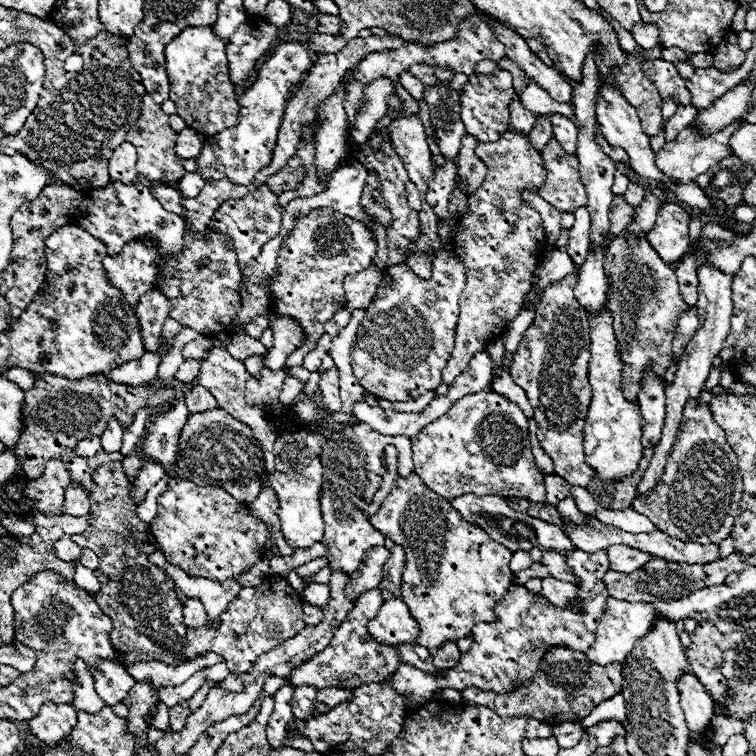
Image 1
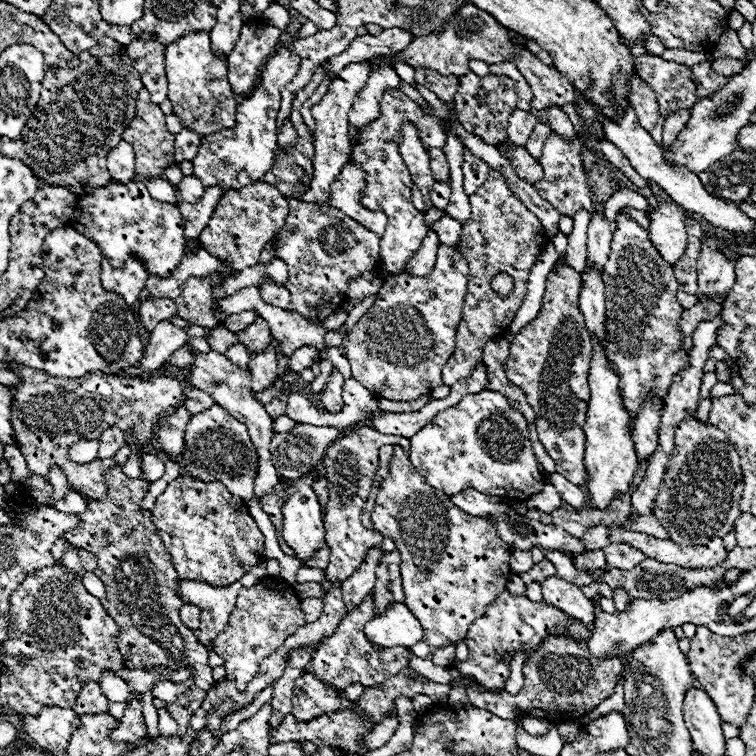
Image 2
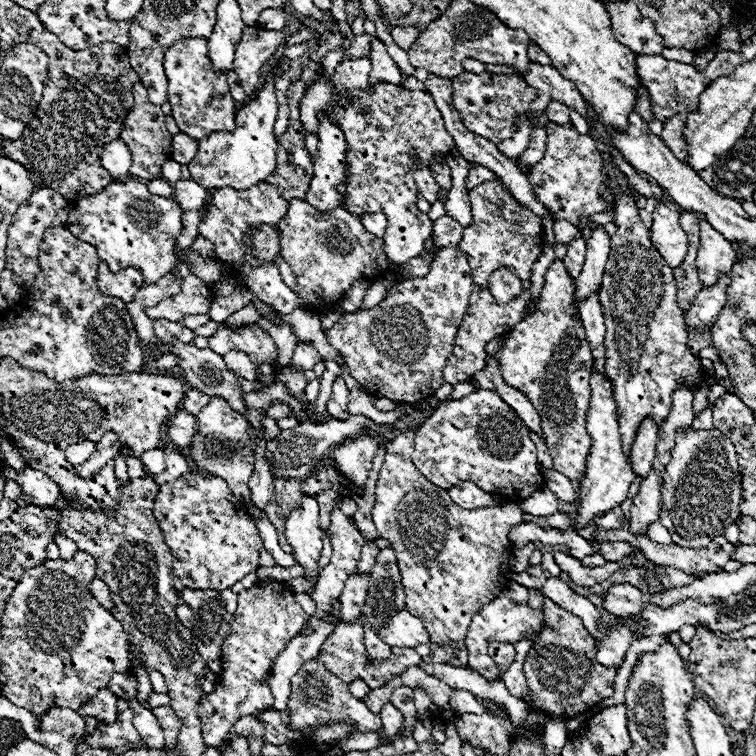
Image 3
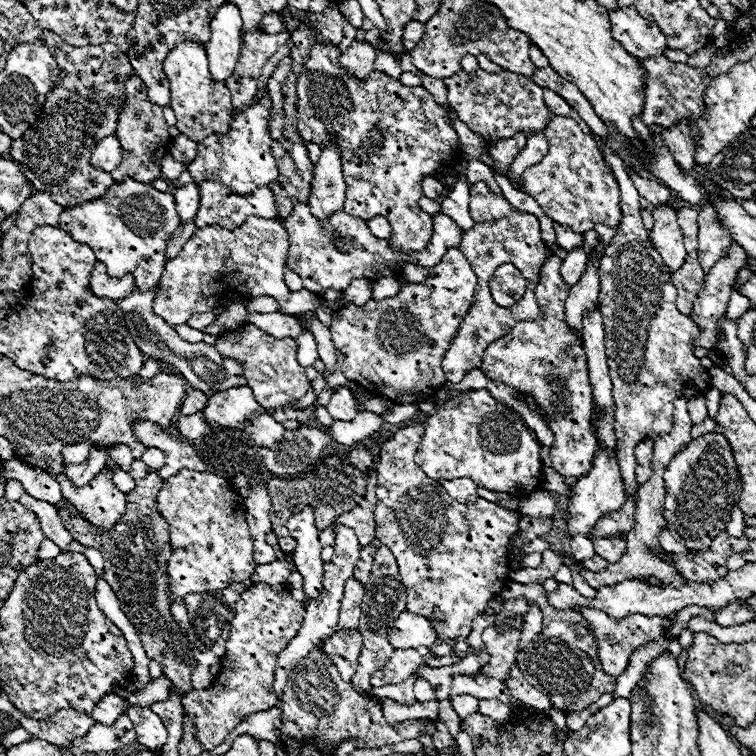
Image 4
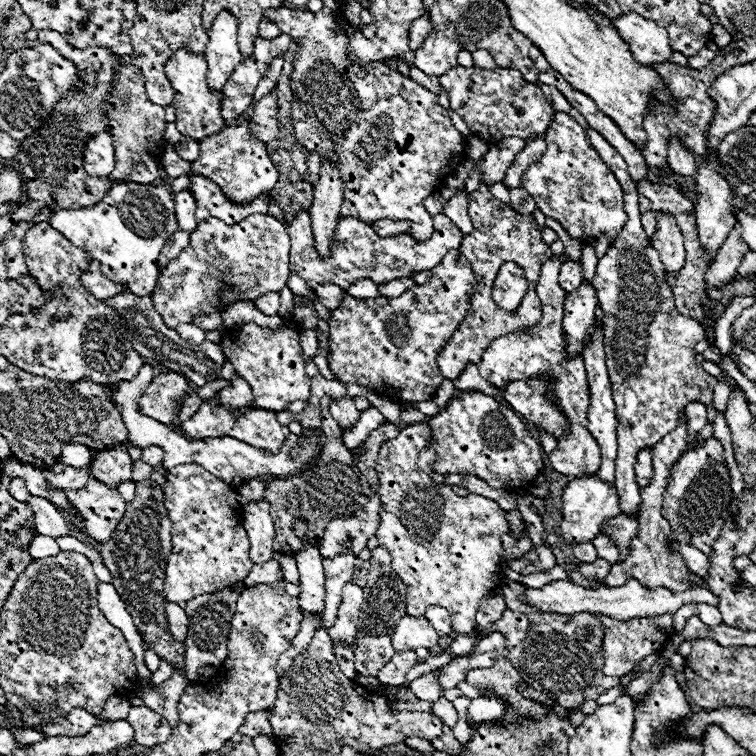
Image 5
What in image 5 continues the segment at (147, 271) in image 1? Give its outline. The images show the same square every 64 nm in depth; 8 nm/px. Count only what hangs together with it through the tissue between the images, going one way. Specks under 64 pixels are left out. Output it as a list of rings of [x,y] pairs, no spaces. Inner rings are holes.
[[[96,260],[90,264],[88,272],[82,274],[80,282],[82,282],[82,286],[84,286],[88,292],[92,292],[92,294],[94,294],[96,298],[100,298],[100,300],[102,300],[102,298],[112,298],[112,296],[122,294],[122,292],[128,290],[126,284],[110,282],[110,278],[106,278],[106,276],[102,274],[100,262],[96,262]]]

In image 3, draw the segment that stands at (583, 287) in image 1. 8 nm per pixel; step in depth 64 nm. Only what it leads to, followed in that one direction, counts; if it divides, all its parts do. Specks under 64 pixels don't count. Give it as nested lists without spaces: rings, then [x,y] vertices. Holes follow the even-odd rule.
[[[598,292],[586,298],[580,306],[580,318],[590,342],[590,350],[594,356],[594,366],[602,372],[604,370],[604,314],[602,314],[602,304],[598,298]]]

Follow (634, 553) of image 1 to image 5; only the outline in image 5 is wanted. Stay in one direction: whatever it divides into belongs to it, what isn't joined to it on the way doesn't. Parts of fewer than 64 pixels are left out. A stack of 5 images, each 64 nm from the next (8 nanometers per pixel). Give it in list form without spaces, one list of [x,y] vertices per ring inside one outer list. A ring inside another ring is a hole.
[[[598,534],[596,538],[592,538],[592,544],[594,544],[594,548],[596,548],[598,558],[608,560],[610,564],[614,564],[614,562],[620,560],[620,550],[618,550],[618,546],[616,546],[608,536]]]

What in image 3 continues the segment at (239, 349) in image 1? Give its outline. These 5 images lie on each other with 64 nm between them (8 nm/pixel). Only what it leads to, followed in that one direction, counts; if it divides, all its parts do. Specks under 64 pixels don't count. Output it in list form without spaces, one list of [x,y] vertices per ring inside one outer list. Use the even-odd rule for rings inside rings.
[[[228,352],[224,356],[224,362],[230,366],[232,372],[238,372],[238,374],[244,374],[246,380],[254,380],[254,364],[250,362],[250,358],[244,354],[244,352]]]

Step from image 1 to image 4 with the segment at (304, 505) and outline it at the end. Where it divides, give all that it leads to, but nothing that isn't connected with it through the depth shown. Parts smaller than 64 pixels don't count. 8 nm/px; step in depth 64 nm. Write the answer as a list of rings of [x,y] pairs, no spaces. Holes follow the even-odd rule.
[[[306,506],[300,514],[294,514],[288,522],[288,532],[290,536],[296,540],[296,550],[292,552],[294,564],[298,568],[298,572],[304,578],[304,594],[308,596],[308,600],[314,600],[320,594],[320,586],[322,586],[322,546],[318,540],[320,530],[314,524],[314,508]]]

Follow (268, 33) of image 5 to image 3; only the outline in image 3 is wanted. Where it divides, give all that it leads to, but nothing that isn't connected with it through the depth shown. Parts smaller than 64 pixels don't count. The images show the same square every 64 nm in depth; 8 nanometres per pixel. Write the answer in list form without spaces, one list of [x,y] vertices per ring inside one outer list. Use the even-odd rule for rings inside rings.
[[[264,10],[260,14],[260,26],[268,28],[268,30],[282,30],[286,26],[286,12],[284,10]]]

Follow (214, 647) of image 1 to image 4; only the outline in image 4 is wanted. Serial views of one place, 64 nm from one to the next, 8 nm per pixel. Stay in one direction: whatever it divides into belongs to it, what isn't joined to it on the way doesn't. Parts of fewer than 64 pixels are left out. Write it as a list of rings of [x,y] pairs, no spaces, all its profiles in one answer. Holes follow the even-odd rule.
[[[264,582],[254,584],[240,594],[236,614],[232,620],[230,638],[226,642],[226,654],[222,658],[222,670],[210,690],[193,689],[182,700],[184,710],[194,716],[196,738],[204,750],[216,748],[248,714],[262,712],[276,706],[274,694],[274,664],[282,648],[298,634],[304,620],[304,606],[290,596],[288,586],[268,586]]]

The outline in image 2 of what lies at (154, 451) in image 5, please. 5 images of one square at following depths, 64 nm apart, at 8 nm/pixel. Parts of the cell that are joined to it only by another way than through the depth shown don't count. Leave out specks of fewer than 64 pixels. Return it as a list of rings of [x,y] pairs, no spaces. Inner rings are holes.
[[[144,454],[142,456],[142,470],[144,470],[144,480],[146,482],[156,482],[164,474],[164,460],[162,456],[154,454]]]

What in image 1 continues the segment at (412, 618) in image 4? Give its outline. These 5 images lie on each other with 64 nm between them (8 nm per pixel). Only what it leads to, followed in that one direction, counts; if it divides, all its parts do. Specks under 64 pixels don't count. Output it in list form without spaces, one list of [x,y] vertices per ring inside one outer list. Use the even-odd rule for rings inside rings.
[[[390,598],[384,602],[376,612],[376,618],[368,622],[368,632],[376,642],[386,646],[400,642],[412,644],[420,634],[416,620],[410,616],[410,610],[402,598]]]

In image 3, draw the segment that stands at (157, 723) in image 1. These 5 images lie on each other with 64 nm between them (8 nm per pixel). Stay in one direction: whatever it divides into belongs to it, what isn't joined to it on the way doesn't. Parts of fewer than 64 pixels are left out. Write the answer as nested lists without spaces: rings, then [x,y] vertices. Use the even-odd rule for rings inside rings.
[[[158,706],[154,708],[154,716],[162,728],[162,734],[164,734],[164,742],[166,744],[176,744],[176,738],[178,738],[178,732],[180,732],[180,720],[178,716],[174,714],[174,710],[170,706]]]

